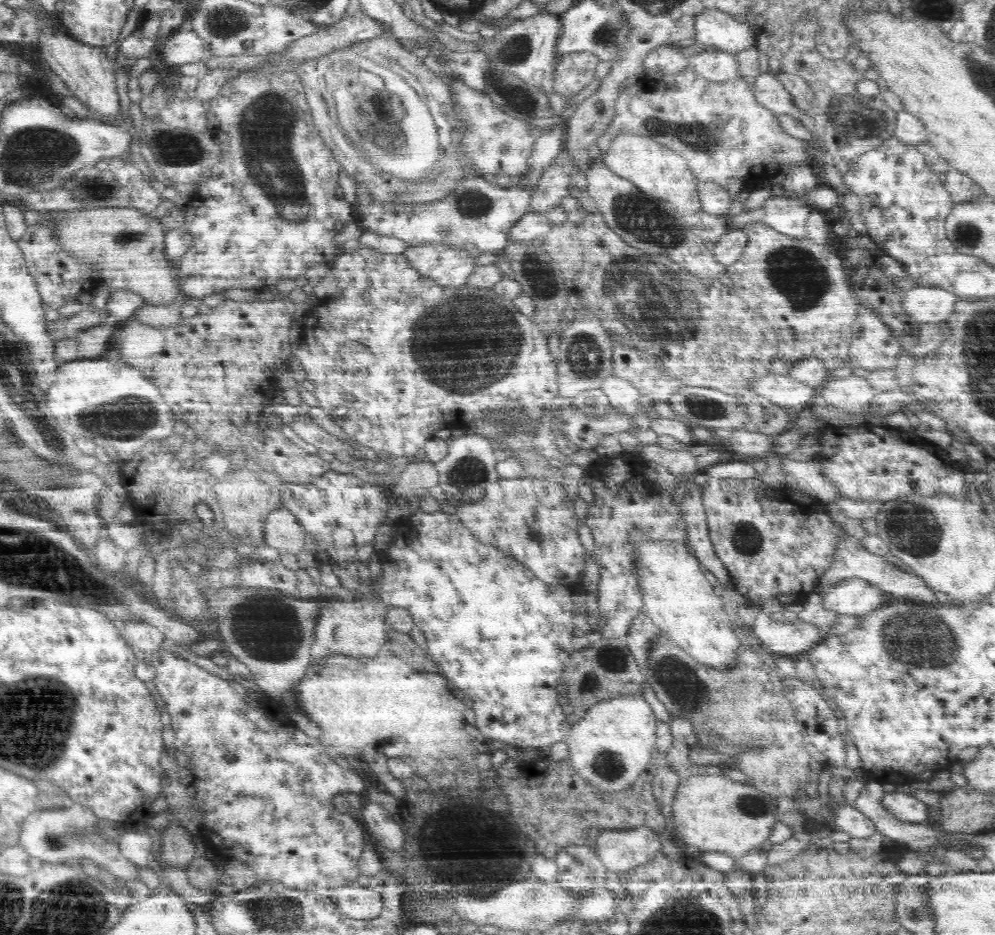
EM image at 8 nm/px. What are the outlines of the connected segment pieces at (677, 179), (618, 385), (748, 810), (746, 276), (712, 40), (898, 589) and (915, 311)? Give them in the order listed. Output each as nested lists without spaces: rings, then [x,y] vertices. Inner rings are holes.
[[[620,133],[612,139],[608,150],[602,153],[604,165],[614,176],[628,180],[650,198],[664,199],[674,209],[683,214],[686,226],[704,242],[716,242],[728,230],[728,218],[725,215],[704,213],[700,209],[696,178],[690,172],[688,163],[676,152],[656,143],[653,138],[632,133]]]
[[[610,375],[602,381],[602,392],[608,397],[614,412],[632,416],[638,412],[638,398],[640,392],[626,380]]]
[[[702,774],[702,776],[692,776],[692,778],[688,778],[678,786],[671,806],[672,816],[674,816],[672,821],[676,832],[680,834],[679,838],[682,838],[686,844],[696,846],[702,852],[725,852],[732,858],[738,859],[744,856],[746,852],[768,846],[768,836],[770,836],[774,824],[776,824],[779,815],[782,813],[777,808],[778,803],[764,792],[750,787],[748,783],[732,781],[728,777],[722,778],[722,776]]]
[[[751,221],[742,226],[746,233],[746,246],[740,258],[726,267],[726,276],[731,280],[730,289],[736,292],[748,308],[758,310],[774,328],[780,340],[780,354],[786,360],[800,360],[816,356],[824,360],[828,370],[840,368],[848,362],[848,346],[852,342],[852,326],[858,314],[858,304],[854,300],[852,288],[848,284],[848,266],[842,262],[843,255],[837,247],[818,245],[812,239],[795,239],[774,230],[762,221]]]
[[[707,9],[695,16],[694,22],[695,39],[698,48],[706,48],[717,51],[738,54],[741,51],[754,47],[756,38],[749,22],[742,22],[741,19],[732,17],[726,12],[718,9]]]
[[[847,535],[844,539],[841,539],[837,547],[831,568],[828,568],[828,571],[819,578],[820,584],[816,586],[815,592],[818,592],[818,594],[824,593],[833,585],[850,579],[862,579],[869,582],[869,584],[876,586],[879,590],[884,591],[892,598],[910,599],[910,601],[928,603],[928,605],[939,604],[938,598],[934,595],[933,590],[927,586],[927,583],[922,577],[903,572],[899,566],[889,564],[886,562],[886,558],[882,556],[871,554],[861,546],[859,540]]]
[[[916,285],[916,288],[904,292],[902,308],[918,324],[938,324],[948,320],[958,302],[956,295],[940,287]]]

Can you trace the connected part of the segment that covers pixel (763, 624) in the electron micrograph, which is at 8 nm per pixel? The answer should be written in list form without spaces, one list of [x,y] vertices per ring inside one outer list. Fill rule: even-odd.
[[[766,613],[758,614],[750,626],[762,648],[770,648],[773,653],[797,656],[821,642],[826,634],[816,626],[799,618],[792,621],[776,622]]]

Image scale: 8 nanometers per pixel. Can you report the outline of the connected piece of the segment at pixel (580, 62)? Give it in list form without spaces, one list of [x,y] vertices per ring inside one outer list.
[[[589,53],[559,57],[555,65],[553,93],[563,97],[579,94],[595,80],[599,60]]]

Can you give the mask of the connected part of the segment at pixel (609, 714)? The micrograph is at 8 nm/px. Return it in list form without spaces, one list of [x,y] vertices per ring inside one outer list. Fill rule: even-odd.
[[[617,696],[597,702],[582,716],[574,718],[564,742],[575,771],[594,788],[604,792],[618,792],[630,787],[650,768],[657,748],[659,710],[644,696]]]

